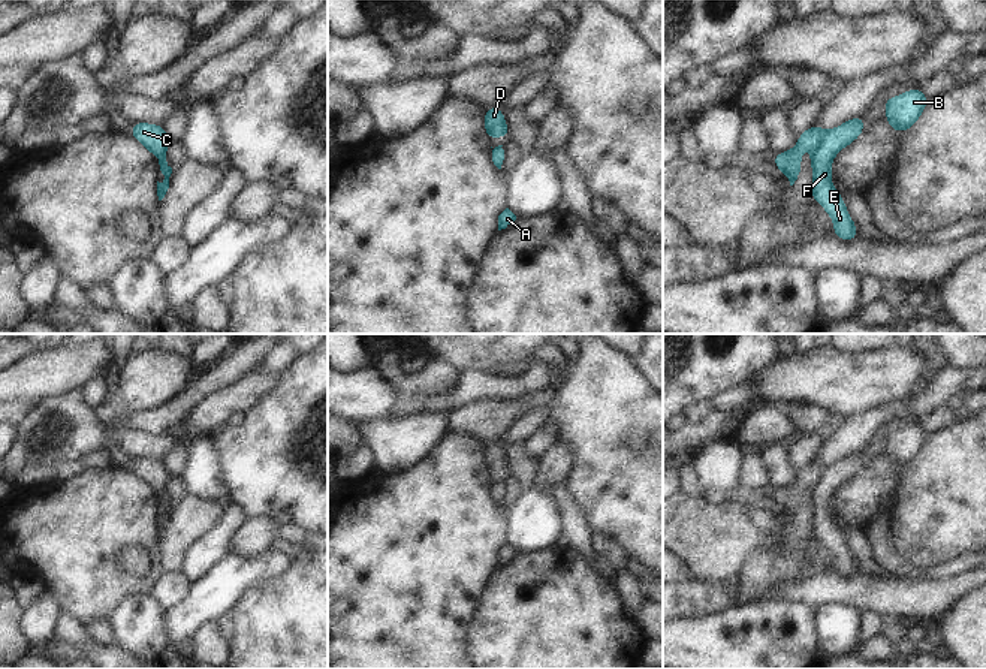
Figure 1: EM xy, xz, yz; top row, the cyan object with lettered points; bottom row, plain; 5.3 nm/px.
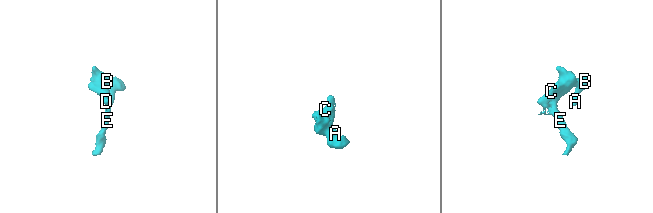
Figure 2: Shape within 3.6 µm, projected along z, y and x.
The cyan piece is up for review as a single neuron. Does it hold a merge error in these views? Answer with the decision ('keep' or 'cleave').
cleave

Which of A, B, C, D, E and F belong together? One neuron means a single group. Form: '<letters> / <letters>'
A B E F / C D

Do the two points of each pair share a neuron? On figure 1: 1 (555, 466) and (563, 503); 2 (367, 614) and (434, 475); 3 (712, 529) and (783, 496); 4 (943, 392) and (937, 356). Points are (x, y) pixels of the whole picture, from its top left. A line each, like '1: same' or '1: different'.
1: different
2: same
3: same
4: different

